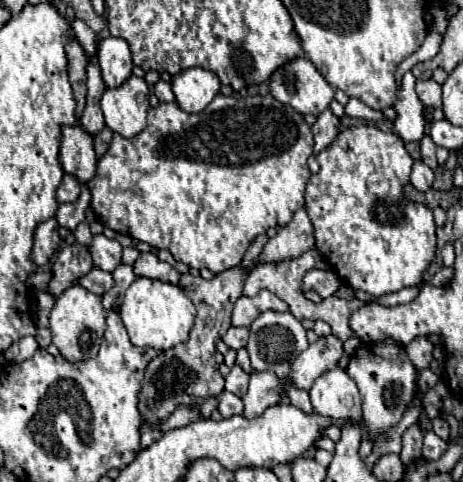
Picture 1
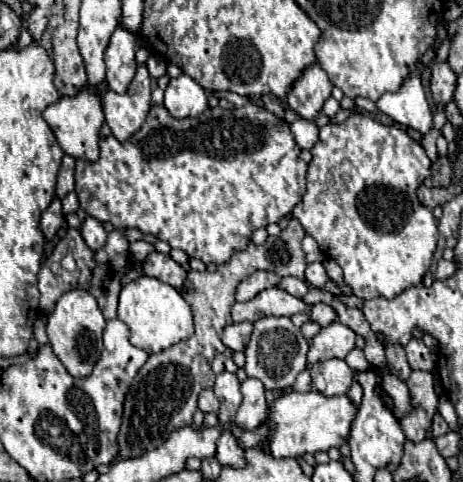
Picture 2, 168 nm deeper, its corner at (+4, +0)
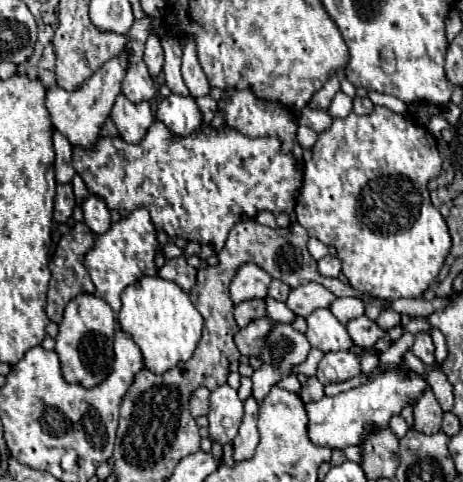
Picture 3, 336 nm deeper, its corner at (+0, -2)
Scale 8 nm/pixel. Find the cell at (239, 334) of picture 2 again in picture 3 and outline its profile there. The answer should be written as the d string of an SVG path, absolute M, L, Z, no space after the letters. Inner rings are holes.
M260 317L260 319L254 319L250 325L246 325L244 329L240 329L238 335L234 335L234 341L240 353L248 357L260 357L264 339L274 325L276 321L272 321L270 317Z

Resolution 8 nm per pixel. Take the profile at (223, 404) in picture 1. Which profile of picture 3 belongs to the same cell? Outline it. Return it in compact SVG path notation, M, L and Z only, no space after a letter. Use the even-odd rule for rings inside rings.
M198 387L198 389L192 391L192 397L190 397L190 413L192 413L192 417L206 415L208 395L210 395L210 391L206 387Z

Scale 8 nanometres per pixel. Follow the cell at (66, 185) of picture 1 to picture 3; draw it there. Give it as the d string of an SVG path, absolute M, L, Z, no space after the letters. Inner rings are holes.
M56 129L52 133L52 143L54 143L54 151L56 151L56 161L54 161L56 183L70 183L74 173L76 173L74 167L72 167L72 145Z

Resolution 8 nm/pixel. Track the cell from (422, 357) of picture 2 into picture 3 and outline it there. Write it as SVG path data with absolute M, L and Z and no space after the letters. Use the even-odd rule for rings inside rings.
M418 333L416 339L414 339L414 345L412 345L412 351L414 351L416 357L420 357L424 361L426 367L432 367L436 363L436 359L434 359L434 343L432 343L430 333Z

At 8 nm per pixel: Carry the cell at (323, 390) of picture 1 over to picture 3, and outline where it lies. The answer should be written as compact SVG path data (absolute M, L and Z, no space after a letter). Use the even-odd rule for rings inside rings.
M344 349L344 351L334 351L334 353L324 353L320 365L318 365L318 371L316 371L316 377L322 381L322 383L328 383L328 381L334 381L334 383L342 383L342 381L348 381L356 375L360 375L360 357L350 351L350 349ZM330 369L330 373L334 375L334 379L328 379L326 377L326 371Z

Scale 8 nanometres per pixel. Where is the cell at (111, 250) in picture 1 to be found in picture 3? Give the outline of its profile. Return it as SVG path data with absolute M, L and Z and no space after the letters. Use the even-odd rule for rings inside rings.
M88 195L82 201L82 211L84 211L84 221L86 225L94 231L94 233L102 233L106 231L106 227L110 227L110 209L106 207L104 199L98 195Z

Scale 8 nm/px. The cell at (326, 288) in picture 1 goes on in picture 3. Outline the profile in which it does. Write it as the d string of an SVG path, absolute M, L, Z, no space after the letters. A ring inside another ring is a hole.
M326 255L324 259L318 261L318 271L322 271L322 275L326 277L338 277L342 271L342 263L334 255Z

